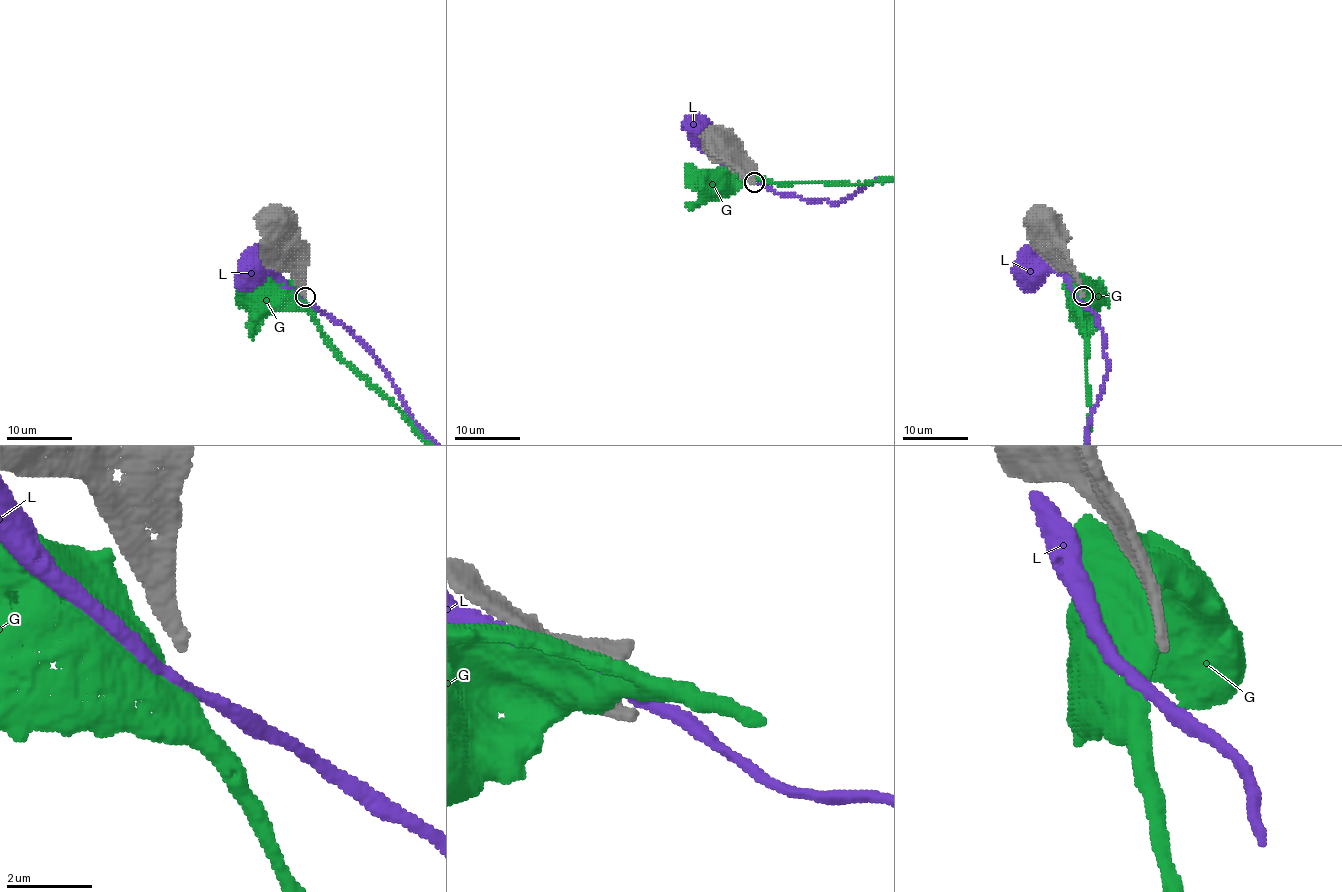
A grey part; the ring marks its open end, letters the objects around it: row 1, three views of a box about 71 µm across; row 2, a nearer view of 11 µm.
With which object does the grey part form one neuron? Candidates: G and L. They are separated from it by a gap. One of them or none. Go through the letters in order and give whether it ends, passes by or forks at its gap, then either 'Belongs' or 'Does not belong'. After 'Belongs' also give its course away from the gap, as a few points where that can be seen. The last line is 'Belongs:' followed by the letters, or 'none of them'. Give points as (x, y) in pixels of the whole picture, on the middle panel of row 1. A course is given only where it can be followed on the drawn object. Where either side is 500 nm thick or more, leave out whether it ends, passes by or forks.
G: Does not belong
L: It passes by. Does not belong
Belongs: none of them

